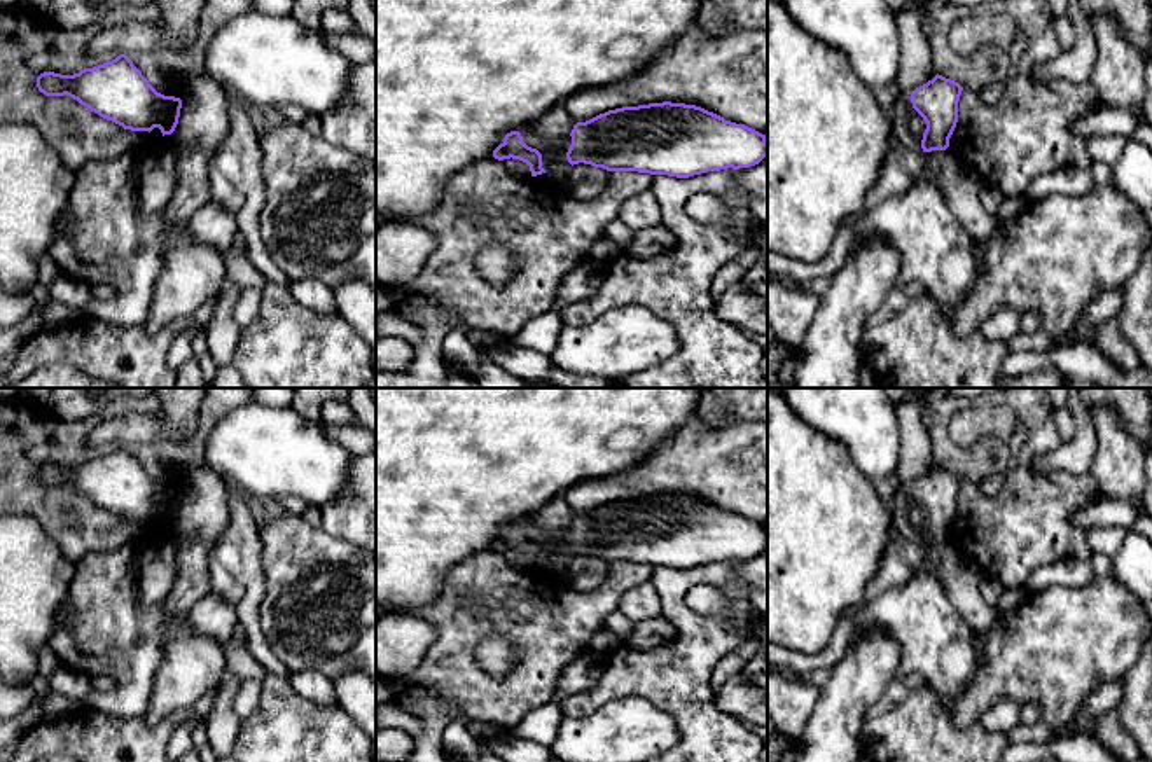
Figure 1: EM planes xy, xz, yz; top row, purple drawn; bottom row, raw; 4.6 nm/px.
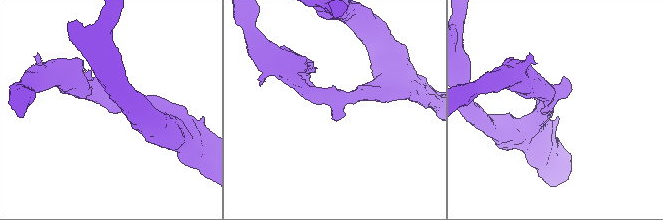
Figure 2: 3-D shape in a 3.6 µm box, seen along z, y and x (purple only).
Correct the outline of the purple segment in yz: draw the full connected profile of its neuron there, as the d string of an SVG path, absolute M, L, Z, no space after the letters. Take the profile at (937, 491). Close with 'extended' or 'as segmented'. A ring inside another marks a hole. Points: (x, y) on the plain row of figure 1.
M935 467L913 484L899 484L893 495L893 523L913 544L946 542L958 514L958 493L963 479Z; extended

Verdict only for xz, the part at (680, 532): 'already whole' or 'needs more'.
needs more

